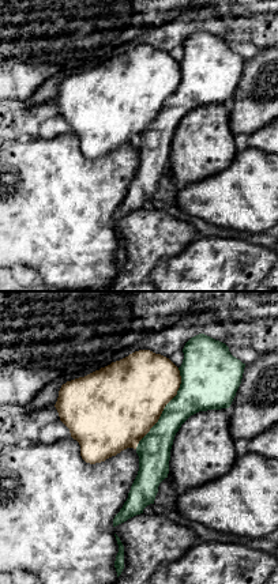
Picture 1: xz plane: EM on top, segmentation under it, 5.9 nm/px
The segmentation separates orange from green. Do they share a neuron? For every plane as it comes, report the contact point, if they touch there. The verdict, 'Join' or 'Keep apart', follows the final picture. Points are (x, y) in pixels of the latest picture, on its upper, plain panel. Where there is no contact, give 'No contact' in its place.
Touches orange at (164, 102)

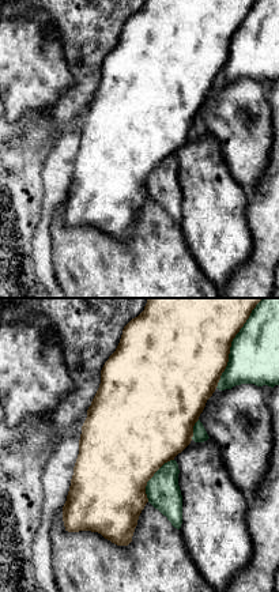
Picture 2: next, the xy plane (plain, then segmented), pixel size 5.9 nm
Touches orange at (230, 41)

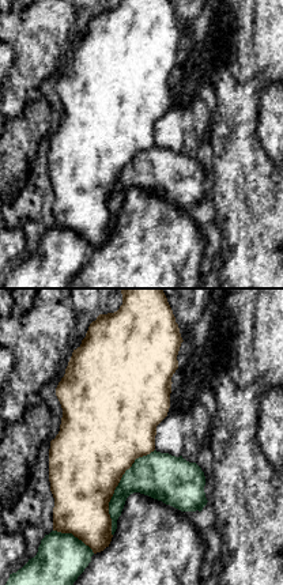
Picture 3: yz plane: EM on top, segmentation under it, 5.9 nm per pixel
Touches orange at (114, 184)

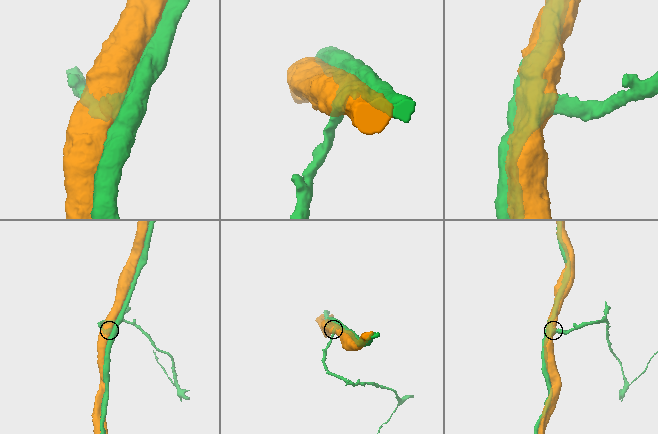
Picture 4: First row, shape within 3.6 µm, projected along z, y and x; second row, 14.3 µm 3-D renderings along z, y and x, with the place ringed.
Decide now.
Join

